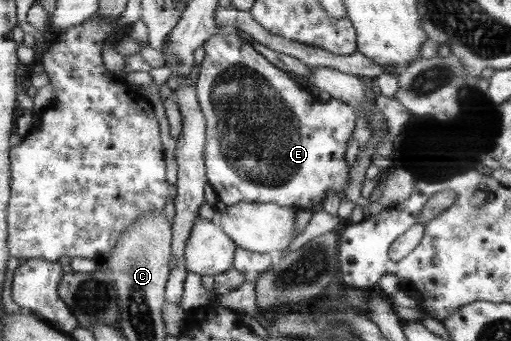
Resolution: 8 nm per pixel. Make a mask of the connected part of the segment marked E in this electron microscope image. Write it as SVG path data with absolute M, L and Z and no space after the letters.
M219 27L219 32L206 40L203 45L205 58L199 64L200 73L195 86L198 104L202 114L205 116L206 123L204 161L207 181L214 189L217 199L227 206L242 202L277 203L282 207L286 206L297 210L313 210L314 207L323 203L330 191L339 193L341 199L344 198L342 193L346 190L348 182L350 182L350 173L353 165L353 162L347 158L347 154L352 131L354 131L354 123L358 119L356 113L354 113L356 110L336 98L330 98L327 103L320 103L318 97L308 93L306 89L302 89L302 86L296 81L292 81L288 77L288 73L284 73L282 69L278 69L272 63L268 63L258 51L254 50L251 43L249 44L247 40L238 36L237 31L236 27Z

